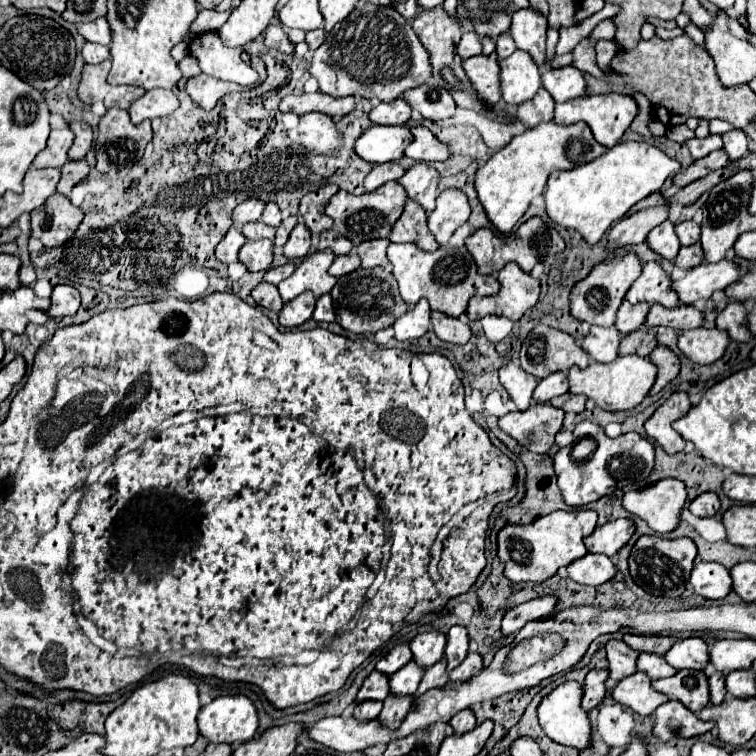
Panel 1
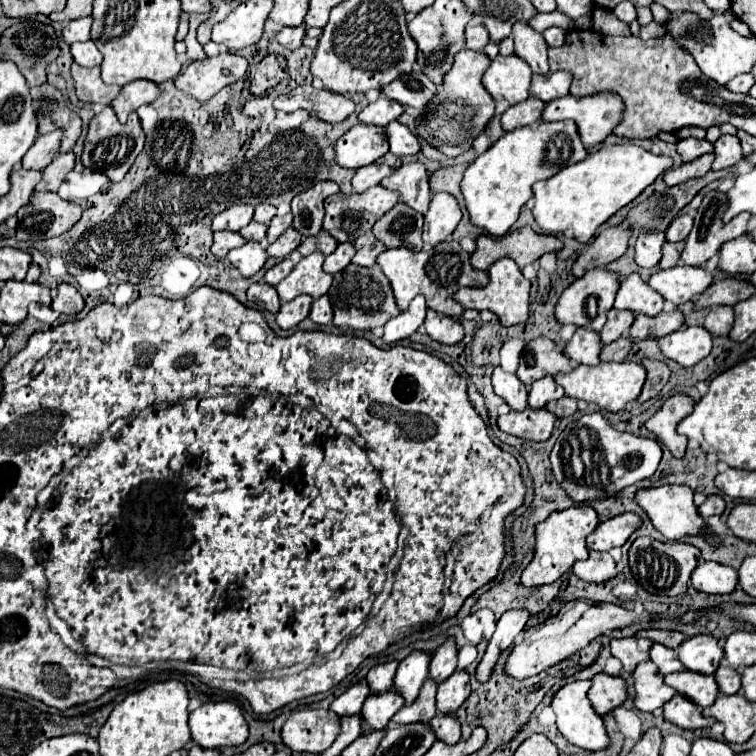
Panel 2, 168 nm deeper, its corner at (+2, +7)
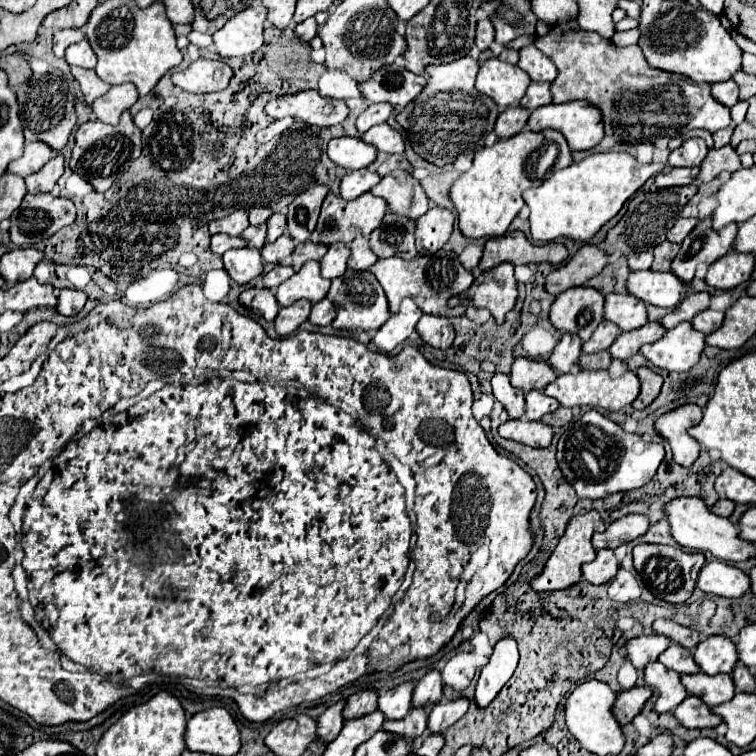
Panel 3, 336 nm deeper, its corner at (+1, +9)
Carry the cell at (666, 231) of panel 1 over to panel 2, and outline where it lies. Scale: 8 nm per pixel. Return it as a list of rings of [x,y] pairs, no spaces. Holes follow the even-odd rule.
[[[640,231],[636,239],[636,263],[642,267],[654,267],[658,265],[662,257],[662,245],[666,243],[666,235],[662,231]]]

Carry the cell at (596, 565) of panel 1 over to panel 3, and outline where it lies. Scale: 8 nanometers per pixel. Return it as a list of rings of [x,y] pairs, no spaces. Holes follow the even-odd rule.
[[[611,549],[597,551],[595,561],[585,563],[583,579],[587,579],[593,585],[603,585],[603,583],[609,583],[617,575],[617,569],[619,569],[619,561]]]

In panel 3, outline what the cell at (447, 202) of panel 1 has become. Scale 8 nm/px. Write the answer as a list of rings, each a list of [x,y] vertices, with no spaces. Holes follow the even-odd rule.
[[[431,207],[425,215],[417,219],[415,225],[415,243],[417,251],[423,255],[437,253],[451,237],[455,217],[451,211],[441,207]]]

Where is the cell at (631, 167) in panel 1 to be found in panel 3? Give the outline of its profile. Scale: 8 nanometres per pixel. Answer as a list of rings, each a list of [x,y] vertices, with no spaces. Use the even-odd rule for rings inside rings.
[[[593,153],[579,163],[553,173],[543,185],[527,189],[523,201],[531,209],[531,237],[537,243],[549,243],[557,237],[571,237],[587,243],[609,219],[613,219],[623,203],[653,175],[661,173],[661,163],[637,163],[629,153]]]

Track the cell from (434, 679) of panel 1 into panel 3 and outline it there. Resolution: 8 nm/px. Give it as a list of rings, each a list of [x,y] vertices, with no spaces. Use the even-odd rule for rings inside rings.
[[[411,709],[403,721],[383,723],[381,729],[387,731],[387,733],[399,735],[399,737],[405,737],[405,739],[411,741],[411,739],[419,737],[419,735],[425,731],[425,723],[427,723],[427,713],[425,713],[425,709],[417,709],[417,711]]]

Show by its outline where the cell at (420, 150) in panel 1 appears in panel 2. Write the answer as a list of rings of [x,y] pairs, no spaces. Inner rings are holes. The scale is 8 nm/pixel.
[[[392,121],[386,127],[386,137],[390,143],[390,153],[402,157],[402,155],[416,155],[420,153],[420,141],[418,135],[412,133],[406,125],[400,121]]]

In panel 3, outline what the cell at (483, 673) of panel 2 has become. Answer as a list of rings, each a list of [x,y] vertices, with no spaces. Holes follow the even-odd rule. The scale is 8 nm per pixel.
[[[503,637],[495,645],[493,655],[489,657],[489,663],[479,673],[479,681],[477,681],[477,689],[475,689],[477,707],[483,709],[497,697],[497,693],[505,687],[505,683],[515,673],[517,659],[519,659],[519,653],[517,653],[515,639]]]

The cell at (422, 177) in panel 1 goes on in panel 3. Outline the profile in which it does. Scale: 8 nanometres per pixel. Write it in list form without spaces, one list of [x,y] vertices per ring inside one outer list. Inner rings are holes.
[[[391,171],[369,193],[385,199],[387,211],[403,215],[407,219],[417,219],[427,211],[429,199],[421,183],[413,179],[409,171]]]

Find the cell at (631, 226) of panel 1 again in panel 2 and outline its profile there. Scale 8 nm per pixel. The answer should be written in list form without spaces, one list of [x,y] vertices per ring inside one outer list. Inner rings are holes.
[[[622,221],[620,225],[614,225],[614,227],[604,229],[586,247],[586,251],[576,259],[576,263],[572,267],[572,273],[576,277],[582,277],[586,271],[596,269],[596,267],[604,267],[610,261],[622,257],[624,251],[628,249],[630,235],[632,235],[632,229],[628,227],[628,221]]]

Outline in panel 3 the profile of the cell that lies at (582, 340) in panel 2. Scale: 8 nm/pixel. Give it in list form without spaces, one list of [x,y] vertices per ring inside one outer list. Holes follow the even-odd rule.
[[[563,335],[555,345],[547,363],[557,373],[569,373],[577,365],[579,355],[581,355],[581,339],[577,339],[577,335]]]

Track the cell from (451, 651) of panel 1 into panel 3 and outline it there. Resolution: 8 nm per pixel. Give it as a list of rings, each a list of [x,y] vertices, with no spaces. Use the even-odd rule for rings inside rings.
[[[429,671],[413,689],[413,701],[411,707],[423,707],[431,709],[435,703],[439,703],[443,697],[443,683],[439,671]]]

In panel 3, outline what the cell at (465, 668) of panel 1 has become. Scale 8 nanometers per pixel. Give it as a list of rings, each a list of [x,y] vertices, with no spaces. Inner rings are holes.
[[[455,699],[455,701],[441,701],[437,707],[431,709],[427,717],[427,731],[429,733],[445,733],[447,727],[451,727],[455,721],[459,721],[469,707],[467,699]]]

